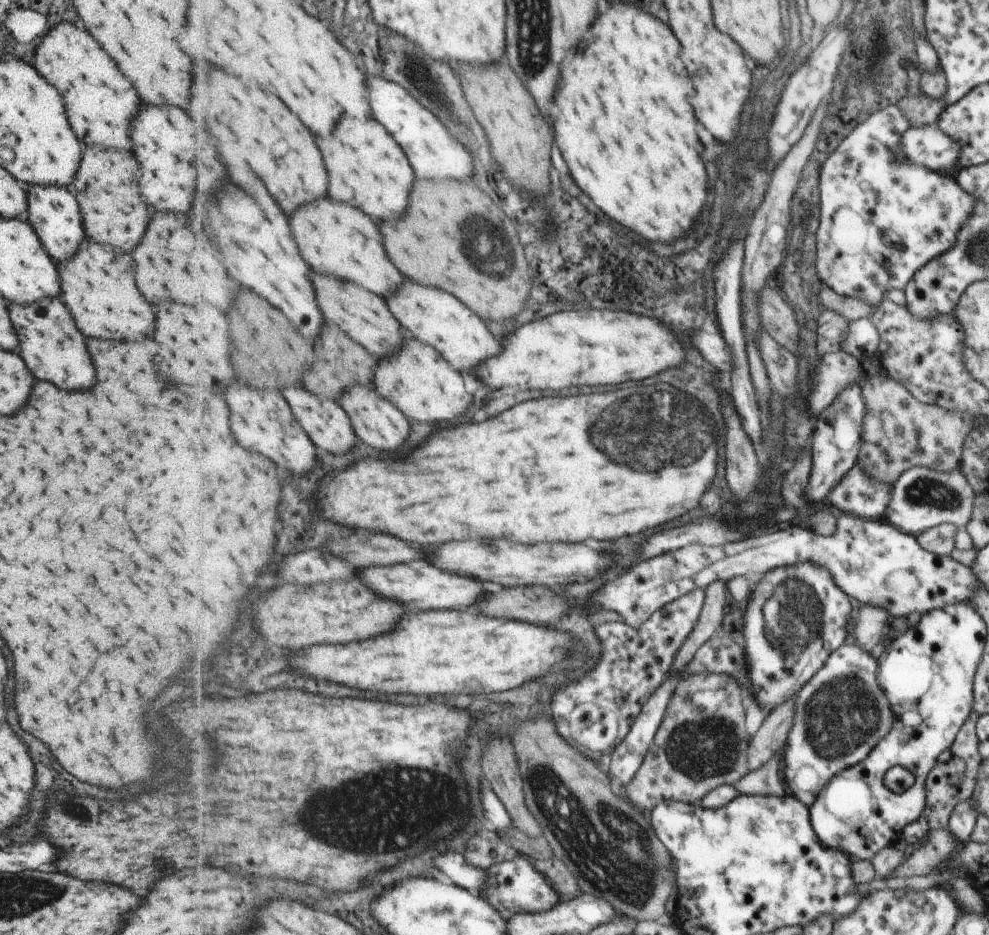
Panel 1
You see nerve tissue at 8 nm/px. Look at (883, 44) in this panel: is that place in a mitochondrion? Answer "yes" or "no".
yes

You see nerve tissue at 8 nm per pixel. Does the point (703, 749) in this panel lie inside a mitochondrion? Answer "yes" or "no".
yes

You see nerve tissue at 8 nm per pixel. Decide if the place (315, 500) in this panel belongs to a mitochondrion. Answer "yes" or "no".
no

